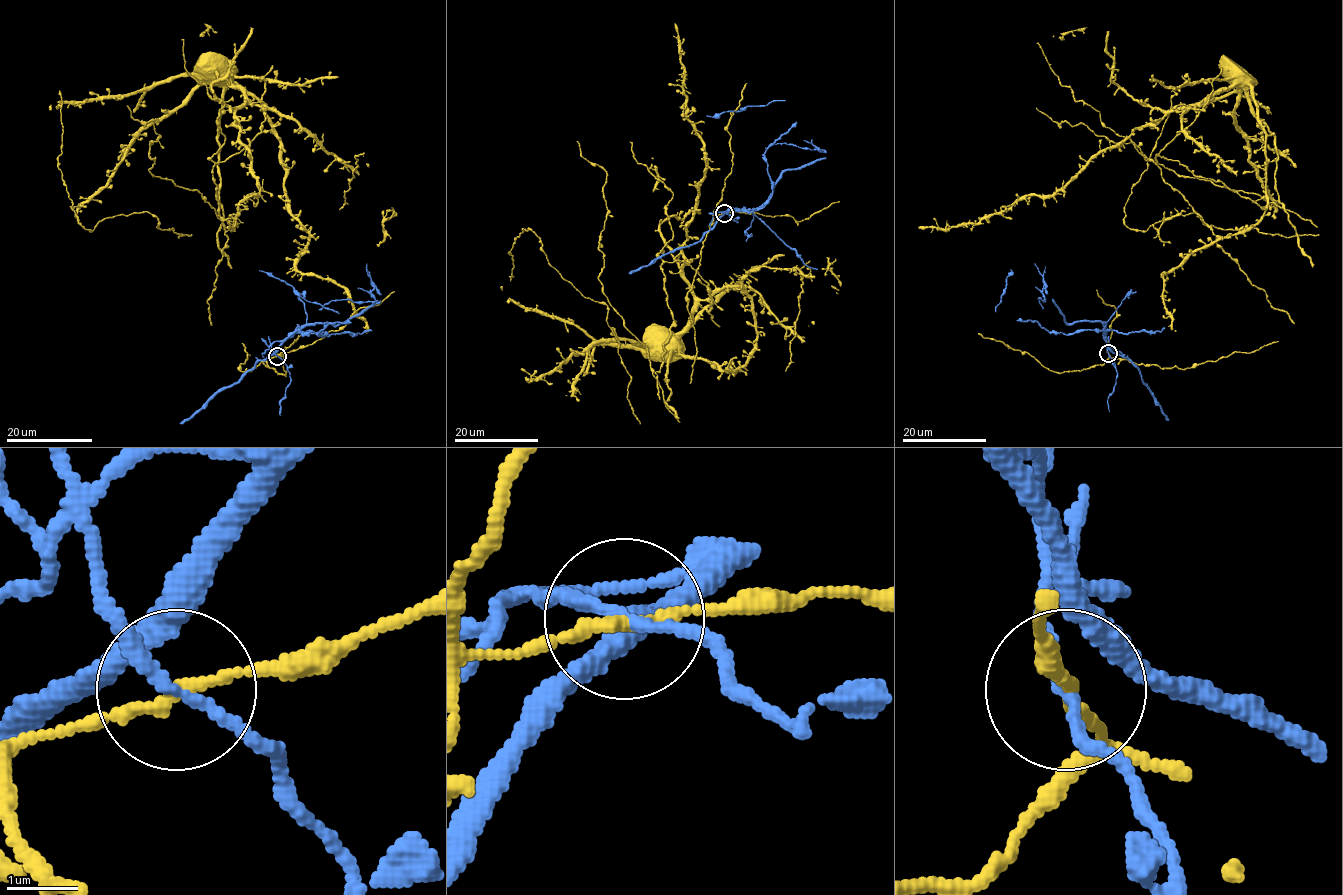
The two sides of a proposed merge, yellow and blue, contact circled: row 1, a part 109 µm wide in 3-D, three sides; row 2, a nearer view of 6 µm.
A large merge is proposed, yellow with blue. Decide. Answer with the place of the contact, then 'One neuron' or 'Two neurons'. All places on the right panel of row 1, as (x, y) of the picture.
Place: (1108, 353). Two neurons

